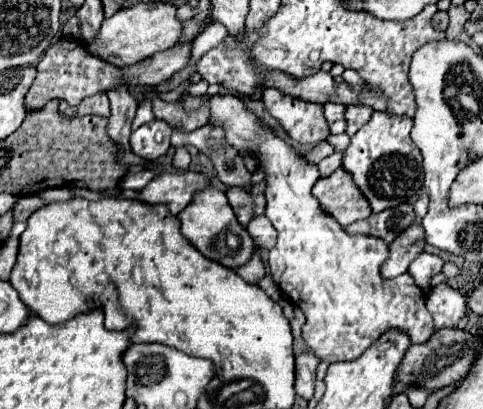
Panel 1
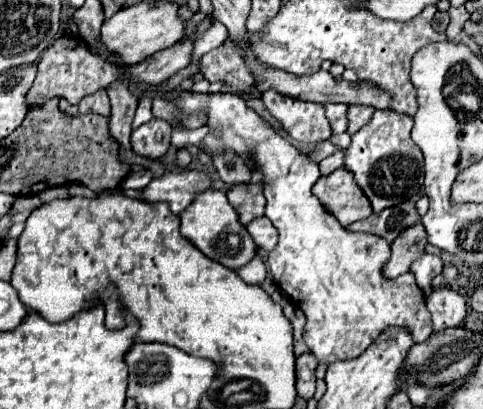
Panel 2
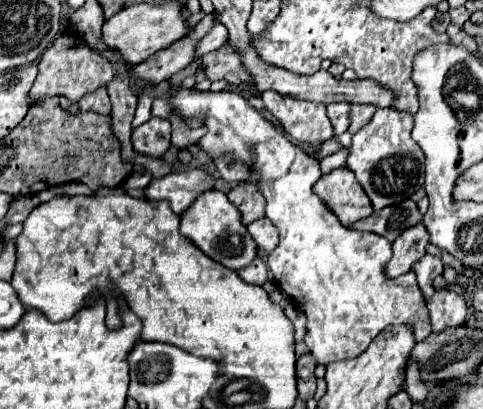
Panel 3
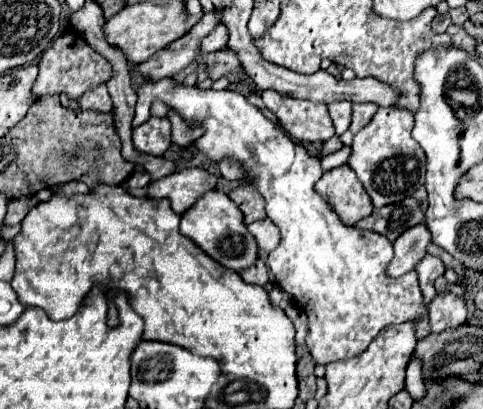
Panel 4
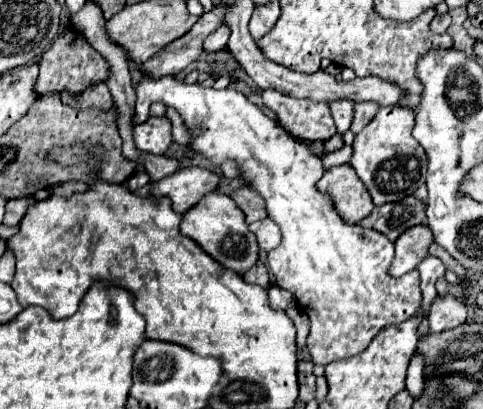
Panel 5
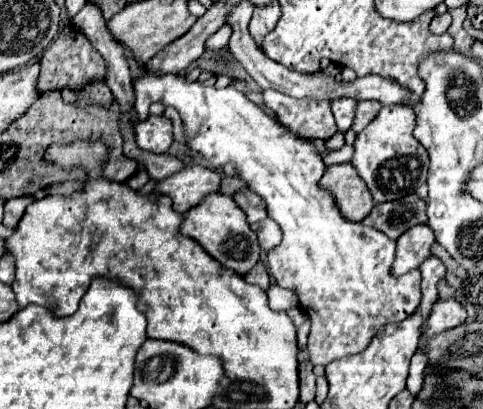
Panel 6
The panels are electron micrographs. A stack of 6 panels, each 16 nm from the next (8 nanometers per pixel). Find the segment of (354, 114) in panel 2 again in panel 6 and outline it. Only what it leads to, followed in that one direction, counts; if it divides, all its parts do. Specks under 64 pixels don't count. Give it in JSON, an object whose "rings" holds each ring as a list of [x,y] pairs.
{"rings":[[[358,102],[358,104],[356,104],[356,116],[354,116],[352,130],[358,134],[368,122],[372,122],[380,106],[382,106],[382,104],[376,104],[376,102]]]}

